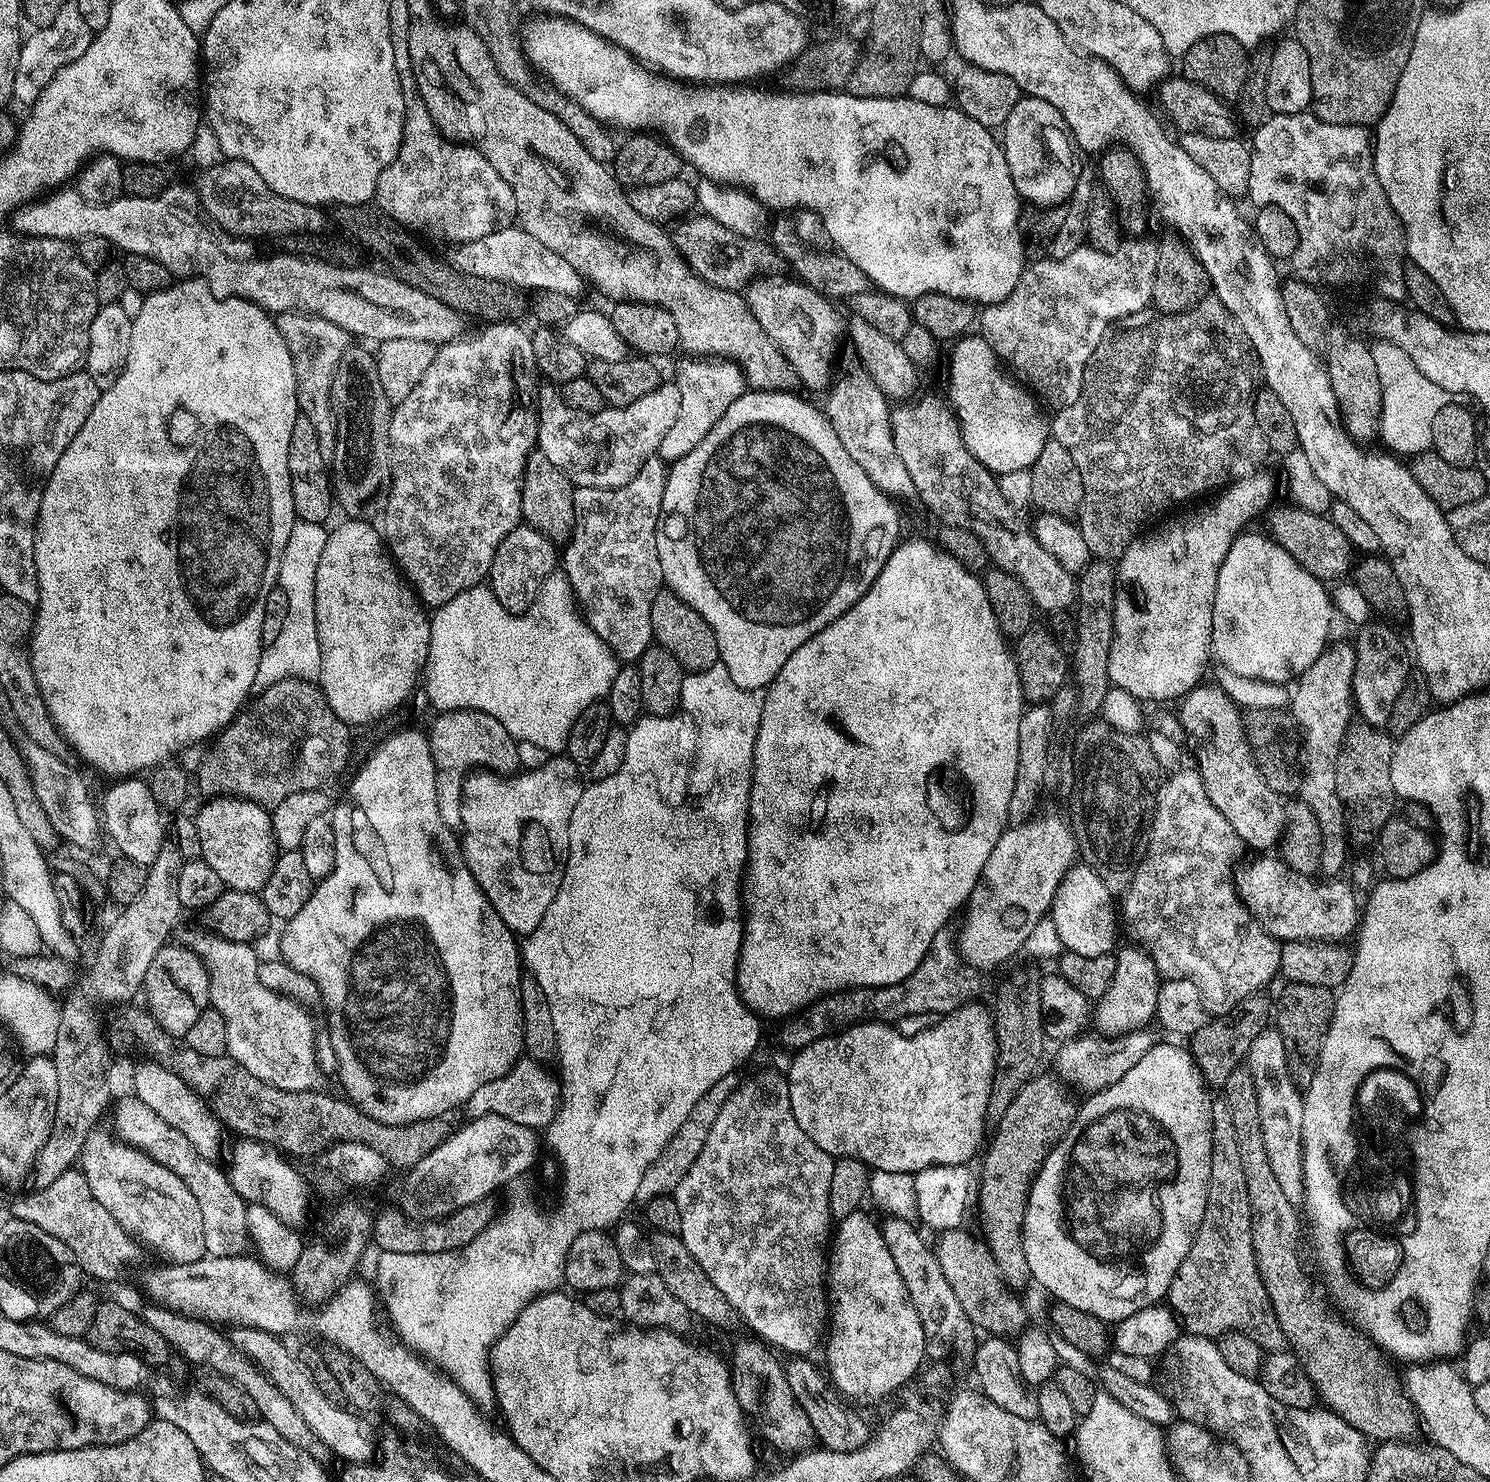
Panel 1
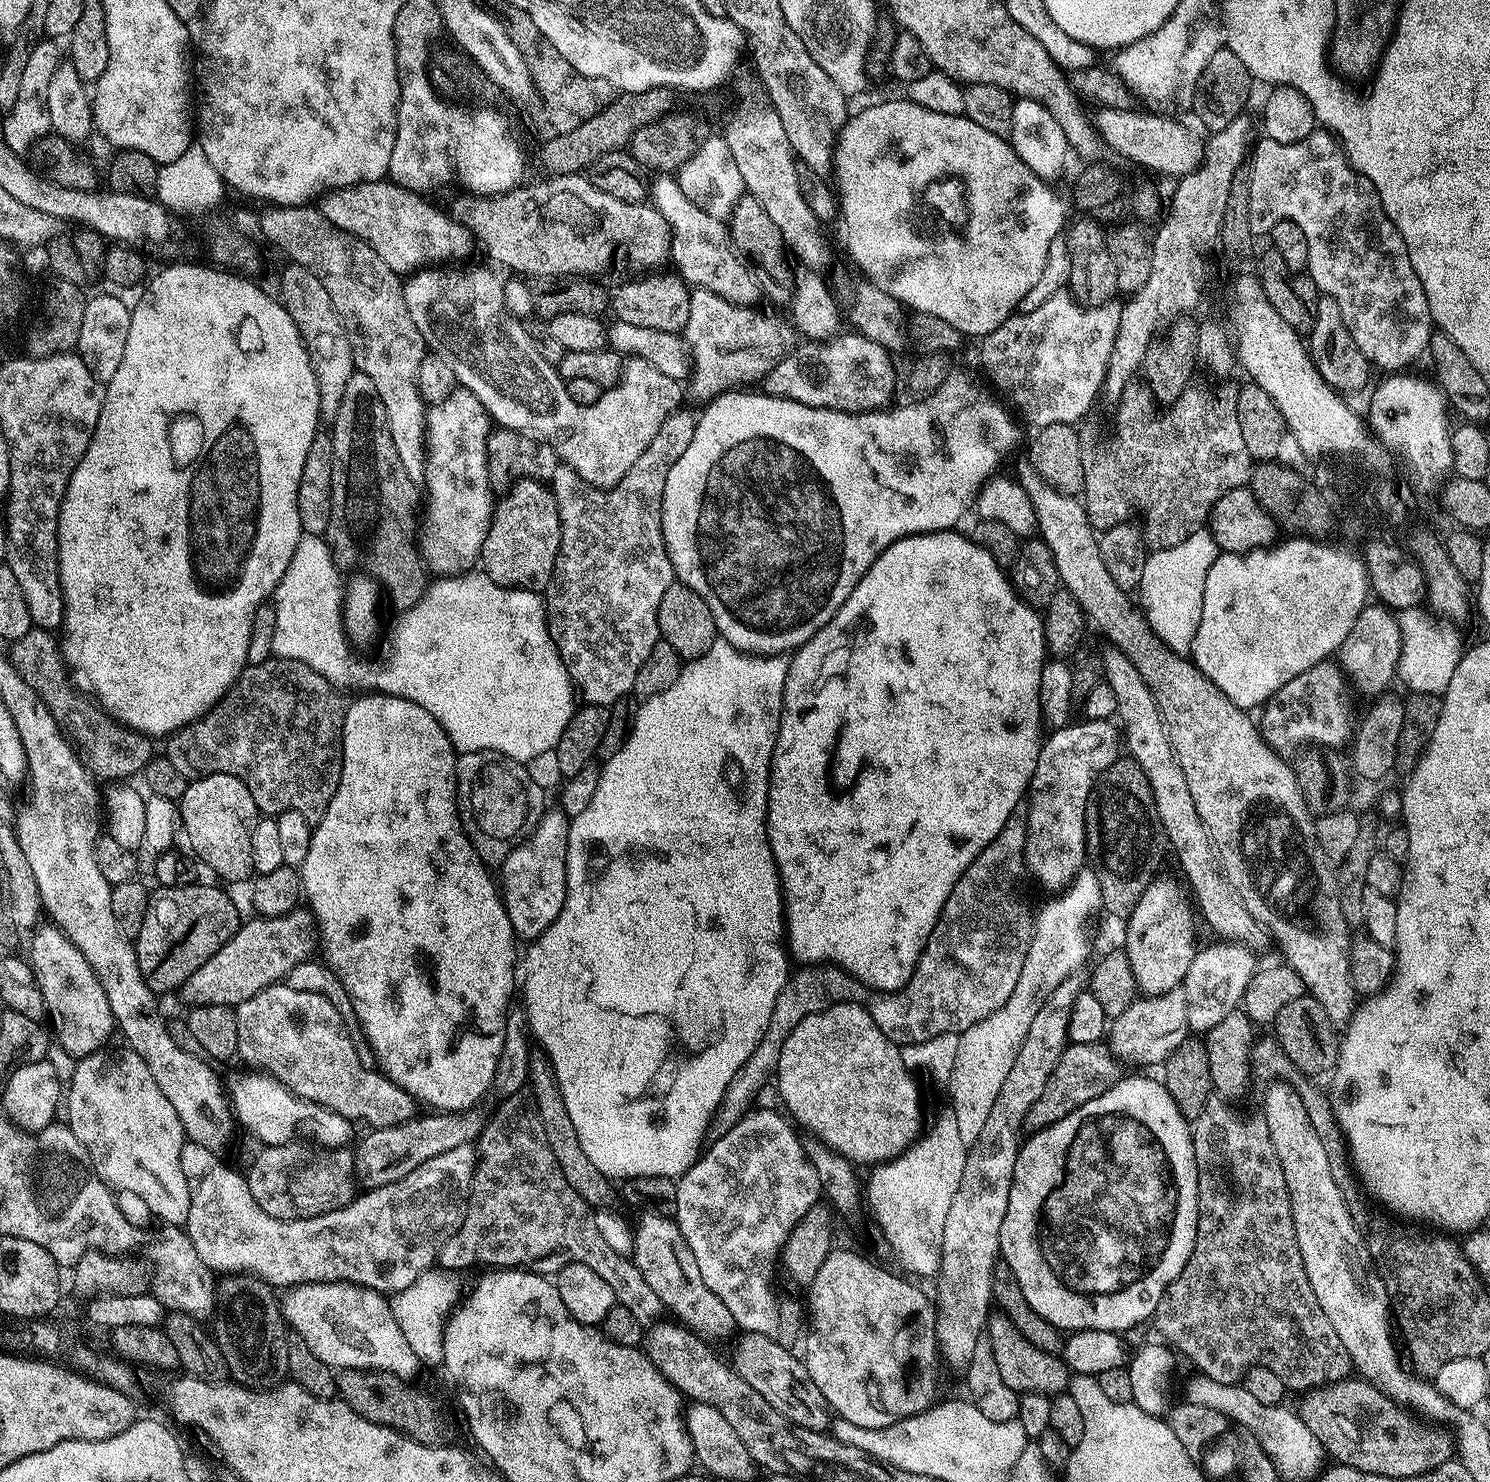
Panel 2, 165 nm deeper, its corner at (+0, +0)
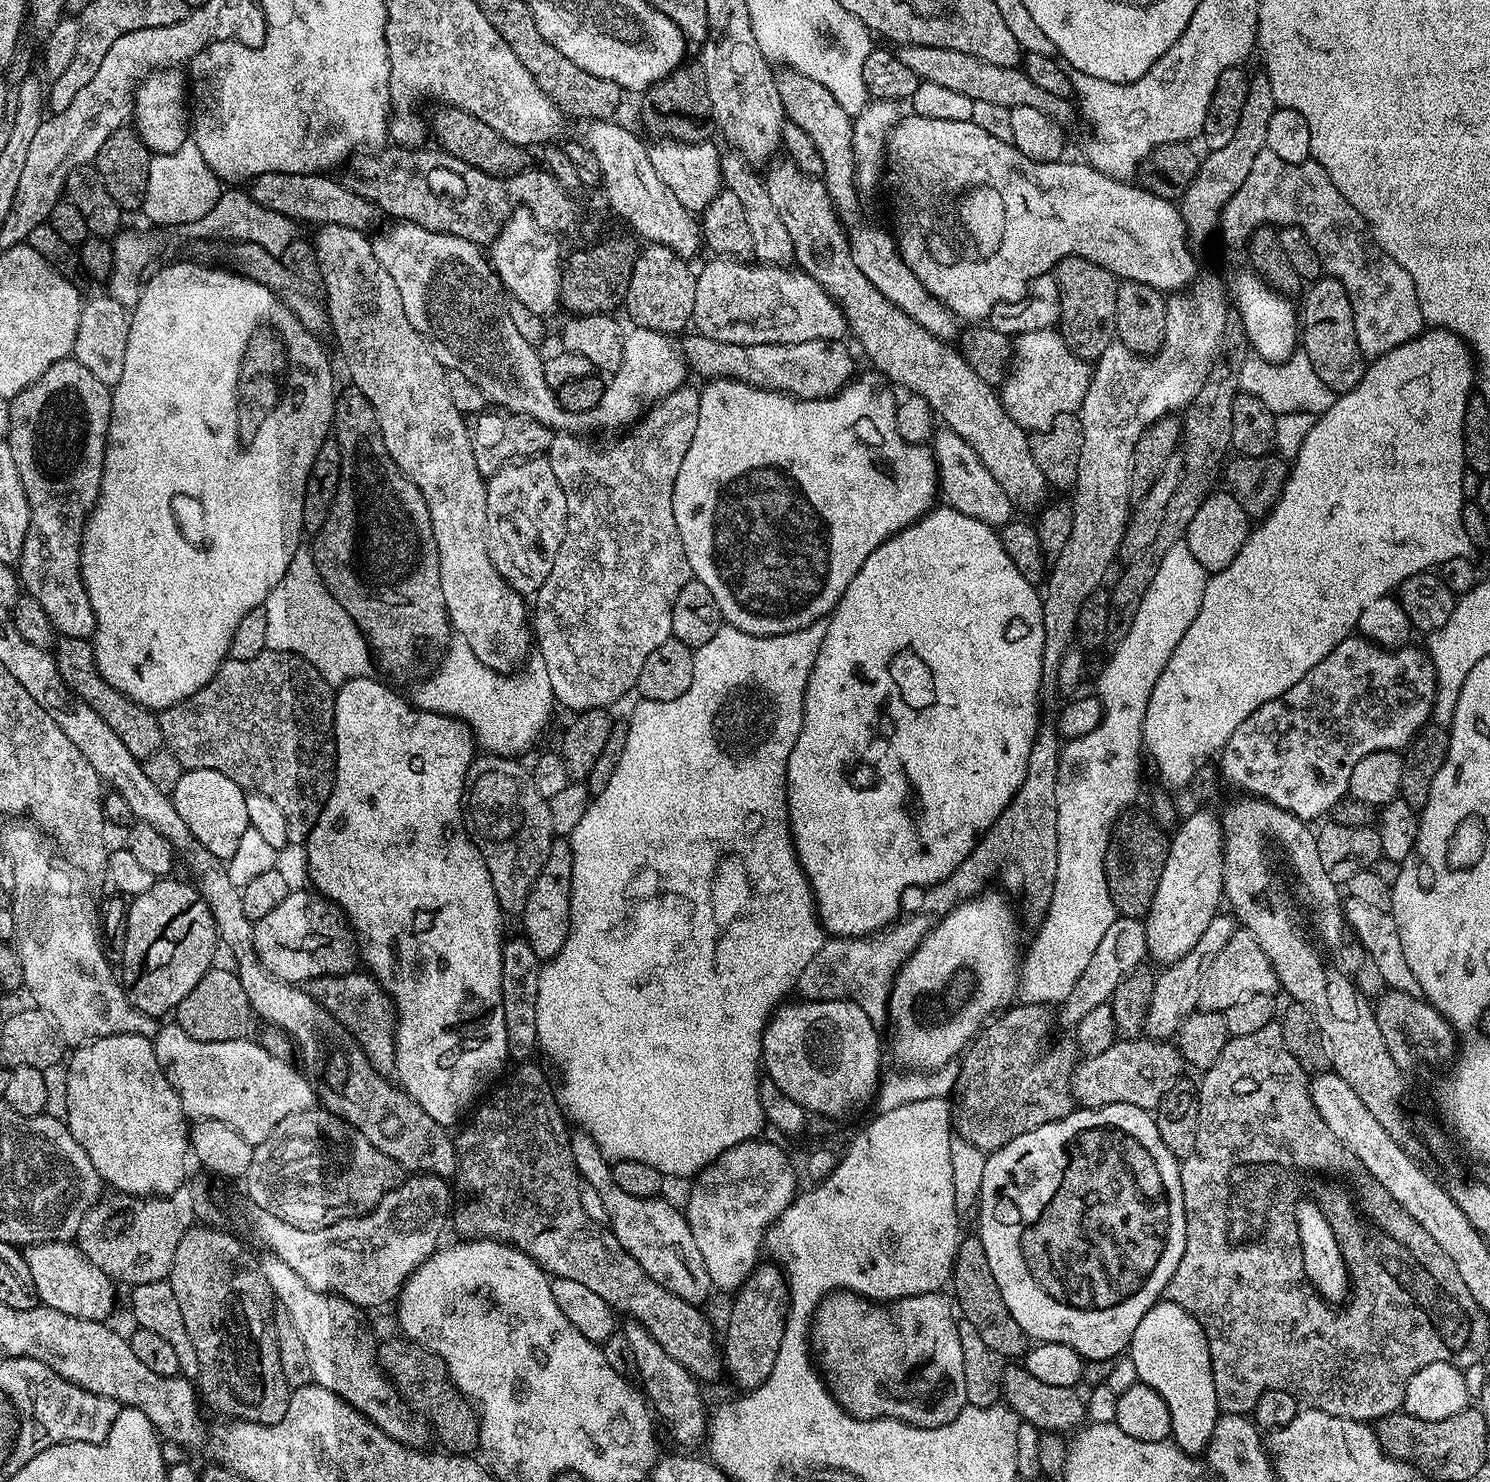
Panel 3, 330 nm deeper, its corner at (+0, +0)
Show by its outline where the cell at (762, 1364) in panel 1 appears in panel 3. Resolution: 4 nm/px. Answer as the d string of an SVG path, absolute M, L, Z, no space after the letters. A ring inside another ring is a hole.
M573 1131L570 1150L574 1154L581 1181L598 1190L602 1206L606 1206L607 1223L630 1258L634 1258L634 1262L638 1262L638 1266L642 1266L642 1270L646 1270L646 1274L650 1274L654 1282L658 1282L678 1298L697 1306L703 1305L703 1300L714 1292L714 1285L710 1273L706 1271L706 1261L698 1250L698 1242L694 1242L694 1234L690 1234L687 1215L681 1209L679 1212L665 1198L634 1198L634 1194L626 1194L626 1190L622 1190L614 1182L609 1161L590 1133Z

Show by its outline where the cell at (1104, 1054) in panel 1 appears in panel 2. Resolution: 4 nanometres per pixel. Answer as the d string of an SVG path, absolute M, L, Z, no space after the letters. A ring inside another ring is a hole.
M1183 991L1167 992L1164 996L1137 998L1122 1014L1118 1014L1106 1033L1106 1047L1117 1061L1128 1064L1163 1065L1174 1049L1189 1039L1186 1022L1186 998Z

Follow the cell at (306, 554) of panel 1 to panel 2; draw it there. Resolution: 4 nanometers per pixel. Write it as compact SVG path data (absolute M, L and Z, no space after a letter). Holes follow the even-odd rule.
M301 535L298 546L294 546L294 555L290 558L290 566L286 566L286 574L282 574L274 593L276 633L274 634L272 650L279 659L306 662L306 666L310 666L310 670L322 674L322 678L326 678L326 682L330 682L333 688L337 690L345 690L344 688L377 690L385 696L397 696L422 706L422 710L426 710L426 714L433 716L438 722L438 726L442 726L442 730L446 730L452 747L460 754L492 751L500 755L506 755L510 759L527 762L537 754L542 754L544 751L556 747L558 738L562 738L562 730L566 730L570 718L576 713L578 692L574 687L572 675L566 670L566 666L562 662L560 651L556 649L556 643L552 641L548 633L548 619L544 613L544 602L540 592L527 592L525 588L504 588L500 584L495 584L488 576L488 573L483 570L466 572L463 576L433 579L425 588L420 601L414 607L405 608L399 613L400 621L397 622L396 629L392 632L392 649L388 652L388 661L381 668L375 668L372 664L363 665L352 657L354 648L344 631L340 572L341 569L334 562L330 546L323 536Z

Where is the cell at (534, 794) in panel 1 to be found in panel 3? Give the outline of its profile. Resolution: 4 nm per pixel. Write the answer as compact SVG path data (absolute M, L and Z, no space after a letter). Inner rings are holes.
M560 838L553 843L550 858L544 864L544 870L536 879L536 885L526 898L522 913L524 929L522 935L530 942L530 950L541 962L552 959L566 946L570 934L570 886L572 885L572 845L567 839Z

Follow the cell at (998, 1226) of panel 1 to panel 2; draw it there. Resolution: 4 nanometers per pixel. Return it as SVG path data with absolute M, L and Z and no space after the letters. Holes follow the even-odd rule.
M1069 1043L1062 1058L1058 1058L1058 1066L1054 1066L1046 1082L1046 1090L1042 1090L1040 1097L1030 1106L1024 1119L1024 1128L1028 1130L1047 1128L1056 1120L1066 1118L1066 1114L1086 1106L1086 1102L1098 1098L1107 1088L1112 1088L1117 1080L1121 1079L1122 1072L1116 1067L1118 1067L1117 1061L1107 1047L1100 1044Z

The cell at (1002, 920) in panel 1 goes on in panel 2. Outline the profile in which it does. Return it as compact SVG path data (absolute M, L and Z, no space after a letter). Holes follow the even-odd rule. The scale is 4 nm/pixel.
M1087 718L1081 721L1053 729L1045 737L1029 788L1025 869L1048 894L1064 892L1085 865L1086 802L1097 777L1119 759L1122 750L1122 736L1113 721Z

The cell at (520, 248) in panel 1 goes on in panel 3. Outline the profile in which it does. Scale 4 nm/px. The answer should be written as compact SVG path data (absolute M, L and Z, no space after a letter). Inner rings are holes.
M262 174L257 176L250 184L251 197L261 206L270 211L285 215L286 218L304 224L337 224L338 226L350 226L361 230L367 229L367 224L375 216L378 216L377 208L370 204L366 198L362 198L351 190L346 189L340 182L331 180L328 174Z

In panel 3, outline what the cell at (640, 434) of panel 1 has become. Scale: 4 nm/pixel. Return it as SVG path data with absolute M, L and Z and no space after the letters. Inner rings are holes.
M396 222L380 237L372 240L372 249L382 262L386 274L394 278L394 286L398 286L398 294L402 298L402 310L406 310L406 318L418 335L424 337L428 349L438 358L445 370L455 371L461 376L470 378L478 390L482 390L485 401L489 405L516 416L525 416L538 421L557 433L570 432L580 434L583 428L604 428L607 424L624 424L631 426L653 408L659 400L666 398L674 390L685 387L687 376L690 376L688 361L685 360L679 347L672 345L673 337L668 334L636 334L625 335L622 350L622 366L611 373L605 383L602 402L592 412L566 412L556 400L556 393L548 387L544 377L544 360L539 356L537 345L526 342L522 334L510 322L510 314L504 309L502 285L496 272L492 269L489 257L482 253L481 245L471 244L466 238L451 236L448 232L426 230L417 224Z

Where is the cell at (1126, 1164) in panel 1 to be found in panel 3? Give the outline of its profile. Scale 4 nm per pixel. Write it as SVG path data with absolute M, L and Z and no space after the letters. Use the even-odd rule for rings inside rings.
M1133 1104L1080 1108L1066 1118L1038 1126L1038 1130L1018 1134L1018 1138L1006 1142L1006 1146L987 1153L986 1170L982 1170L978 1197L978 1235L986 1262L990 1262L990 1274L1002 1294L1002 1302L1006 1302L1006 1310L1010 1310L1014 1322L1022 1326L1029 1341L1062 1343L1063 1346L1072 1347L1084 1362L1112 1362L1131 1345L1138 1322L1142 1322L1144 1315L1164 1296L1164 1287L1170 1282L1174 1270L1178 1270L1178 1262L1182 1262L1182 1250L1186 1250L1186 1210L1182 1202L1181 1161L1176 1159L1170 1146L1166 1146L1156 1122L1157 1117L1149 1109Z

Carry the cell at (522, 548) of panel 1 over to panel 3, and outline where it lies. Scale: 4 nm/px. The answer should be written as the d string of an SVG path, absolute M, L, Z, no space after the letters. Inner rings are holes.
M547 455L530 456L503 464L493 476L487 477L486 514L488 515L488 553L502 578L521 596L528 598L540 591L554 570L554 558L558 558L558 546L566 534L566 494L554 478Z

